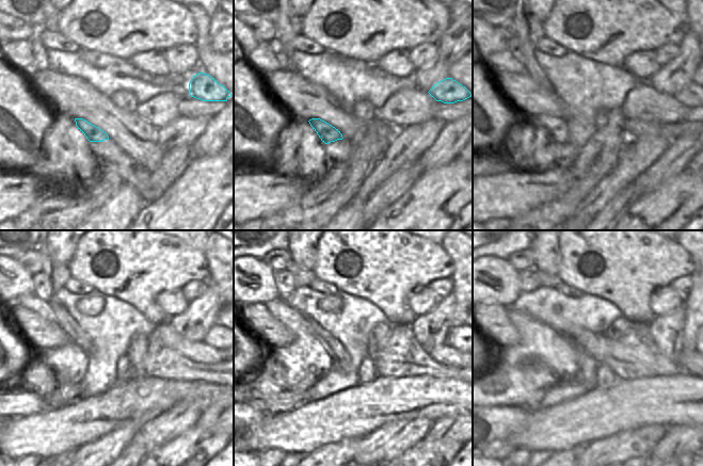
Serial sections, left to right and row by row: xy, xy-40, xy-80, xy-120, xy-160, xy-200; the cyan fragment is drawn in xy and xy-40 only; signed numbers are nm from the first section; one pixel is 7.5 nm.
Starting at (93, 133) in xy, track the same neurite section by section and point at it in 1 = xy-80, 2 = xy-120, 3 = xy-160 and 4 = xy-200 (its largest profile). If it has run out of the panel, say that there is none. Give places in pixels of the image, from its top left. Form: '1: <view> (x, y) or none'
1: xy-80 (557, 127)
2: xy-120 (70, 363)
3: xy-160 (288, 372)
4: xy-200 (543, 358)

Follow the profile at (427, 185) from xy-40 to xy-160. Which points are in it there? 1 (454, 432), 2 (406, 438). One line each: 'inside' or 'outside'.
1: outside
2: outside

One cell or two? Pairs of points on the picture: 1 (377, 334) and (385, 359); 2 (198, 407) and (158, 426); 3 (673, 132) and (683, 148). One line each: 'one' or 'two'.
1: two
2: one
3: two

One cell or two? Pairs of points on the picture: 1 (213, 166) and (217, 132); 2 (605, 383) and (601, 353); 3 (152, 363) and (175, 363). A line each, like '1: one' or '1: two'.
1: two
2: two
3: one

